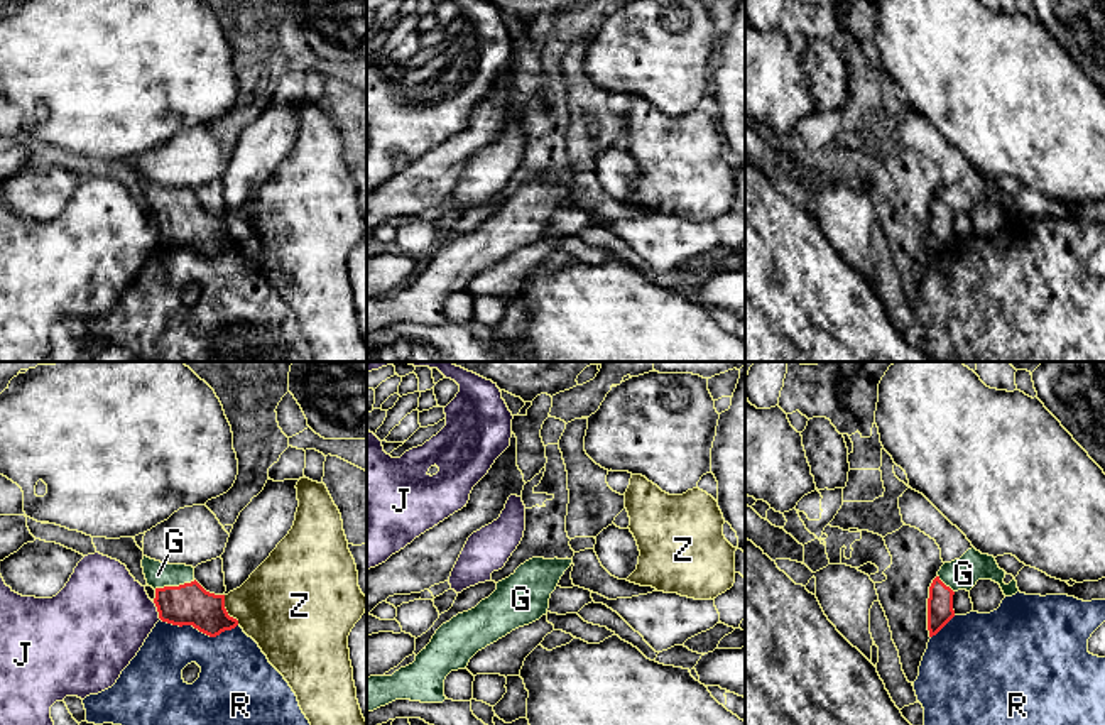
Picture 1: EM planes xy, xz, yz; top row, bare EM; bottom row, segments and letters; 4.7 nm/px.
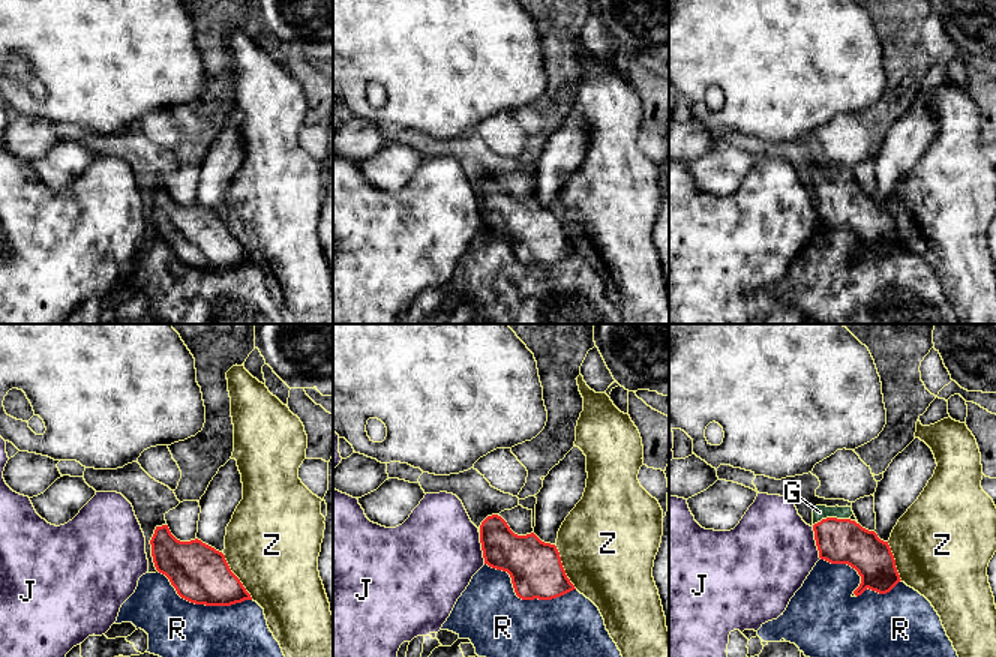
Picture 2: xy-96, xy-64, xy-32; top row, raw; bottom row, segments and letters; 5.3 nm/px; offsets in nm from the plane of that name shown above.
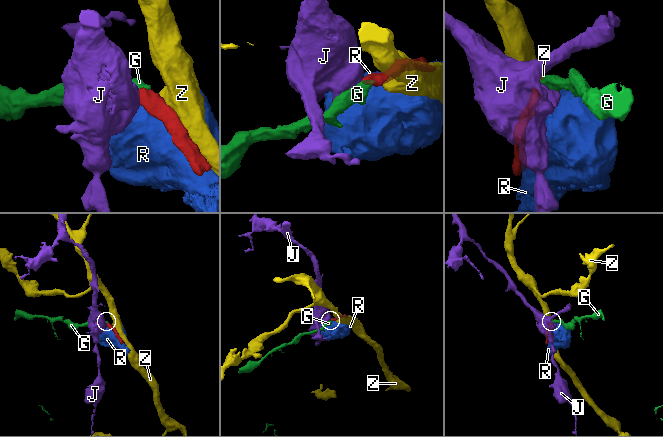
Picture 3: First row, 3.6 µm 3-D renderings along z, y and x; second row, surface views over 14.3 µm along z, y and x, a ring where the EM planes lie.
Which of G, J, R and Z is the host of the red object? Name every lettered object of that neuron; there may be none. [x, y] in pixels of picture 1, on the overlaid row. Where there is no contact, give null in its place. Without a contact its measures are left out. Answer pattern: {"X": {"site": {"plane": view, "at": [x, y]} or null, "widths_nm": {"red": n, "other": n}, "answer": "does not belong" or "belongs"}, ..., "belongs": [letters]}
{"G": {"site": {"plane": "xy", "at": [174, 587]}, "widths_nm": {"red": 200, "other": 120}, "answer": "belongs"}, "J": {"site": {"plane": "xy", "at": [157, 610]}, "widths_nm": {"red": 200, "other": 440}, "answer": "does not belong"}, "R": {"site": {"plane": "xy", "at": [200, 631]}, "widths_nm": {"red": 200, "other": 320}, "answer": "does not belong"}, "Z": {"site": {"plane": "xy", "at": [225, 610]}, "widths_nm": {"red": 200, "other": 380}, "answer": "does not belong"}, "belongs": ["G"]}

